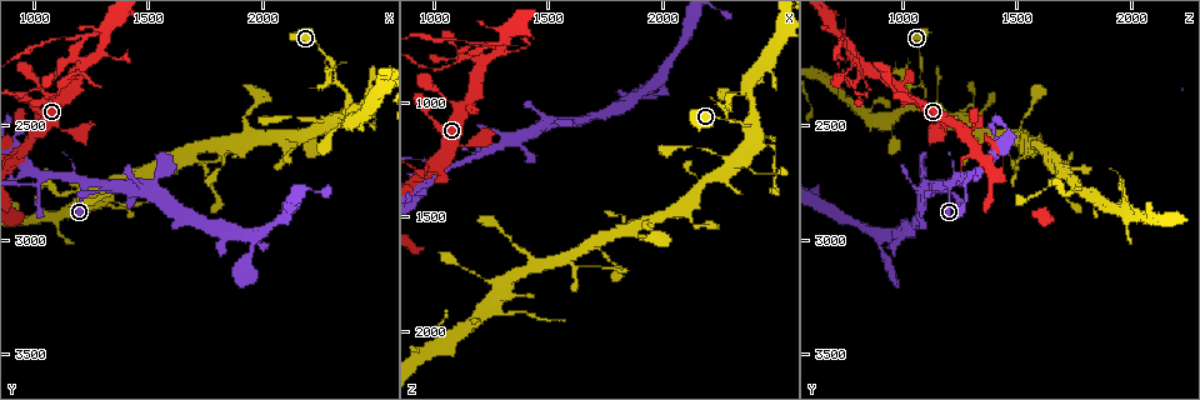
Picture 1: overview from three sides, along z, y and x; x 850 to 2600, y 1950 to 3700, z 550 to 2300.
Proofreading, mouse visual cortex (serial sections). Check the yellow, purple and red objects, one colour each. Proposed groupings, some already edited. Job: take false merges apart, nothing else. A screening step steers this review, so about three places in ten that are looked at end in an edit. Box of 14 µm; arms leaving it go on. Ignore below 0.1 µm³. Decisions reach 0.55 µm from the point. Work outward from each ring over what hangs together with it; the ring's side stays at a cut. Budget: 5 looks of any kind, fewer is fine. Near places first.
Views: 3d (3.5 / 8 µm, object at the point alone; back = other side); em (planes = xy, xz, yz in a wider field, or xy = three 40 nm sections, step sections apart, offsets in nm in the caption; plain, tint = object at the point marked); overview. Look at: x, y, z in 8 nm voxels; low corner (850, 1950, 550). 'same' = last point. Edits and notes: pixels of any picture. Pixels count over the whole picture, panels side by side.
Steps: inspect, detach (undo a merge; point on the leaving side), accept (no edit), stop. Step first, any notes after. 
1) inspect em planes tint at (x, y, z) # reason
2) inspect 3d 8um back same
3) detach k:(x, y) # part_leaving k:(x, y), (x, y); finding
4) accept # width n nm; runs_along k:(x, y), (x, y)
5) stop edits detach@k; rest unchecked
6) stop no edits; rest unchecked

inspect 3d 3.5um at (1970, 2980, 910) # three-way junction

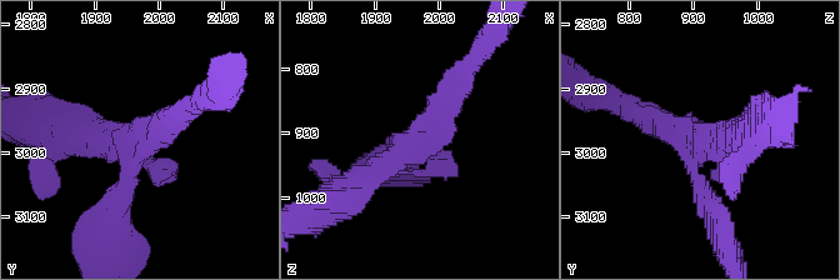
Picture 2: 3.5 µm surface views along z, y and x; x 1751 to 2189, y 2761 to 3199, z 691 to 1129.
inspect em xy step 3 tint at (1955, 2975, 920)

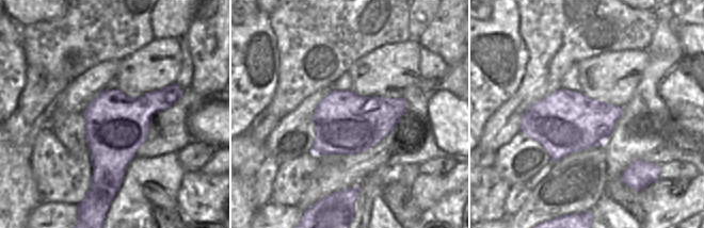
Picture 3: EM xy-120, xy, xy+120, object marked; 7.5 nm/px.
accept # runs_along 2:(343, 193), (423, 135), (458, 84); continuous, no second cell

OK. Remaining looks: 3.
inspect 3d 8um at (1220, 2220, 800) # four arms meet

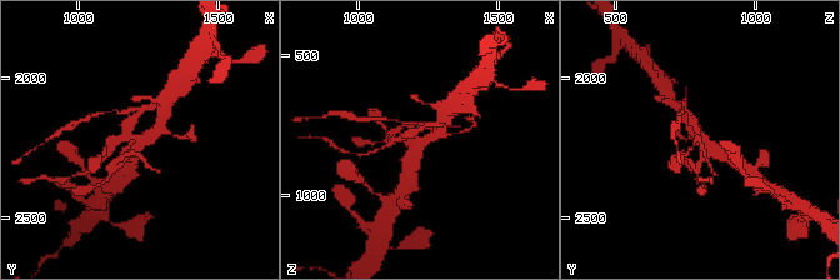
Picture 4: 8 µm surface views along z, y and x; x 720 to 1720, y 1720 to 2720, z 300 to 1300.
inspect em xy step 1 tint at (1230, 2220, 810) # shape alone is not enough

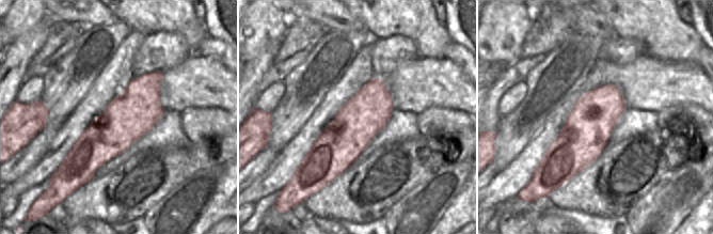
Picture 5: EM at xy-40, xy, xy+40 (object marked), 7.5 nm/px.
detach 4:(110, 148) # width 340 nm; part_leaving 4:(131, 136), (110, 140), (98, 158); two cells meet here

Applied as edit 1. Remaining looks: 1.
stop edits detach@4; rest unchecked

